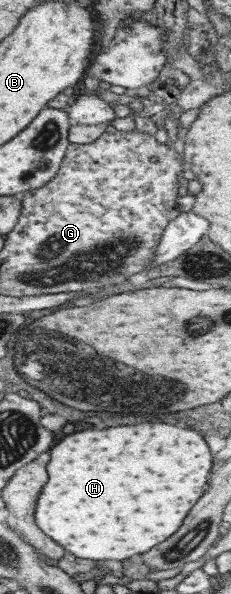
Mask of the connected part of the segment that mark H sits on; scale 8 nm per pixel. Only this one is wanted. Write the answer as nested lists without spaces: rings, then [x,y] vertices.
[[[141,422],[107,430],[81,430],[65,436],[49,450],[47,484],[37,498],[34,521],[45,536],[73,556],[122,561],[131,554],[147,552],[177,530],[187,510],[203,494],[207,466],[211,466],[207,444],[197,432],[187,428]]]

